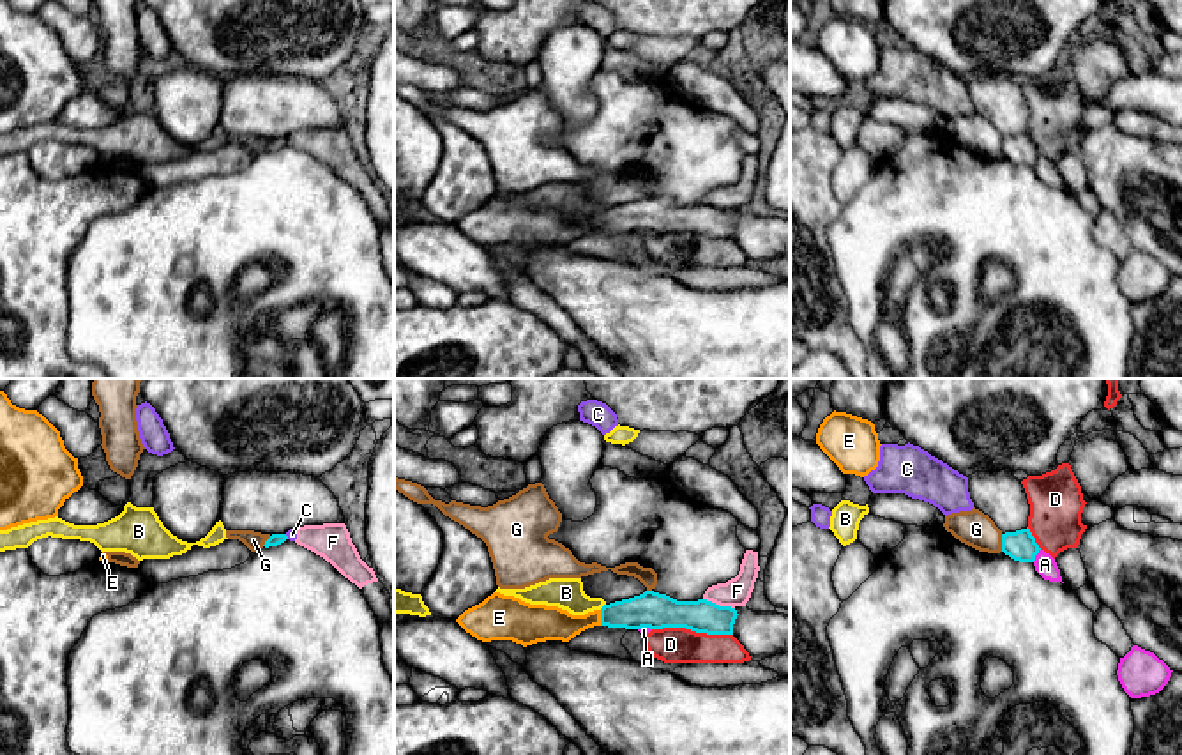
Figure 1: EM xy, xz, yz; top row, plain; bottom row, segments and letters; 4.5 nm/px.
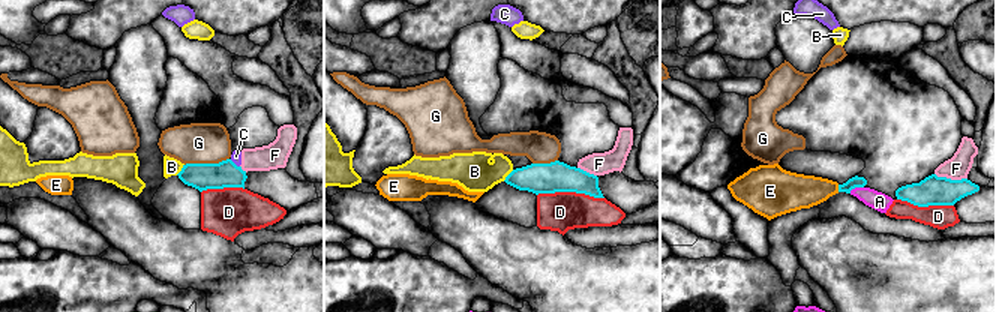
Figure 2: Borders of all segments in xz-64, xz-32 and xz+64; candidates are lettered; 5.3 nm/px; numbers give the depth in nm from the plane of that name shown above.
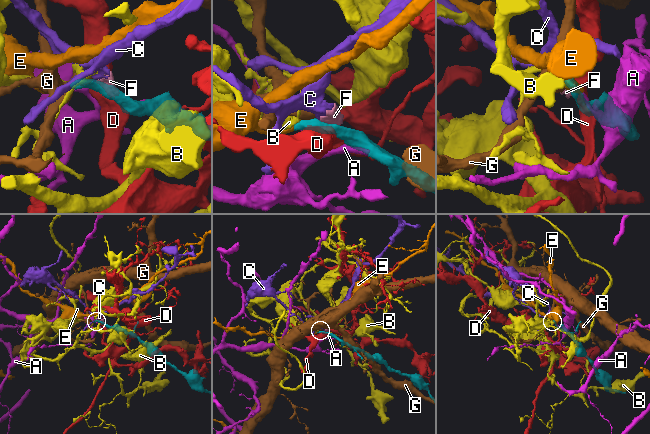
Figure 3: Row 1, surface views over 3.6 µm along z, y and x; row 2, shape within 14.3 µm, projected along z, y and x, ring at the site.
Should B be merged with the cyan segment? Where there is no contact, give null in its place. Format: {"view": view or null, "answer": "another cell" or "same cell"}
{"view": "xz", "answer": "another cell"}

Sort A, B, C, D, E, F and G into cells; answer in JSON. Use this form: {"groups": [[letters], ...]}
{"groups": [["A"], ["B"], ["C", "F"], ["D"], ["E"], ["G"]]}

